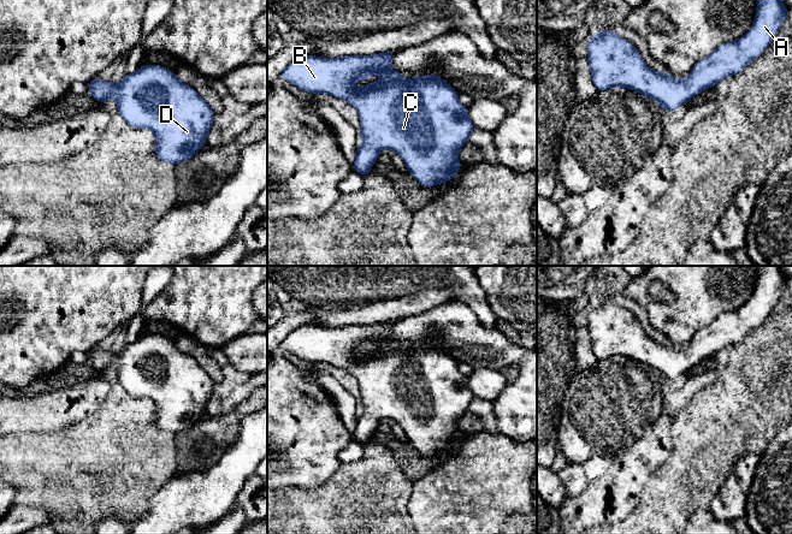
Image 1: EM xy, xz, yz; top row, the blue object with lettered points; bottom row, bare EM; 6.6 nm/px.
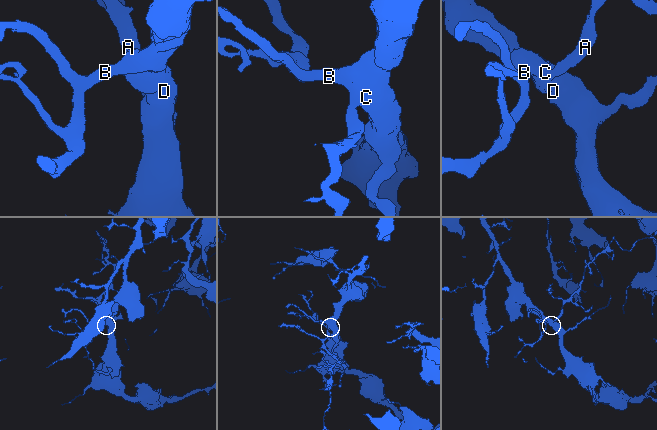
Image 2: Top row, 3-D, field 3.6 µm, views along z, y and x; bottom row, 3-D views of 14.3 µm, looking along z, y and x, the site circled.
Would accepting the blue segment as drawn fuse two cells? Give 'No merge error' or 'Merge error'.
No merge error

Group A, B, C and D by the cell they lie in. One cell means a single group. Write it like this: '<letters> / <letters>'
A B C D

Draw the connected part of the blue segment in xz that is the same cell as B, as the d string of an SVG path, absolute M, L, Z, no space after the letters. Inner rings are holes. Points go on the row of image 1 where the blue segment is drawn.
M391 51L373 55L348 55L331 59L303 55L291 61L279 76L308 94L326 93L337 99L344 99L359 111L362 146L357 147L353 170L362 177L370 176L370 171L380 154L379 150L386 148L402 156L407 171L412 173L421 186L432 188L445 180L453 180L462 166L457 153L469 141L469 136L474 130L474 125L468 119L468 108L460 103L459 93L438 75L424 75L403 81L401 72L390 71L389 67L392 65L395 54L396 51ZM382 71L386 73L385 78L361 89L350 88L351 83L362 78L371 78L372 72L379 75Z

